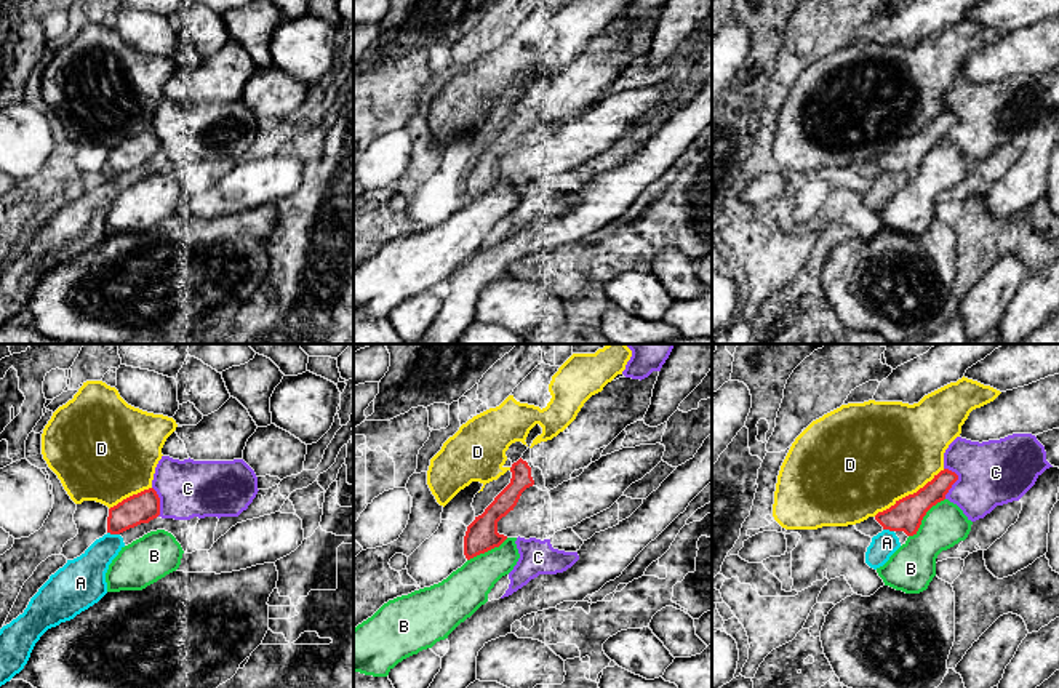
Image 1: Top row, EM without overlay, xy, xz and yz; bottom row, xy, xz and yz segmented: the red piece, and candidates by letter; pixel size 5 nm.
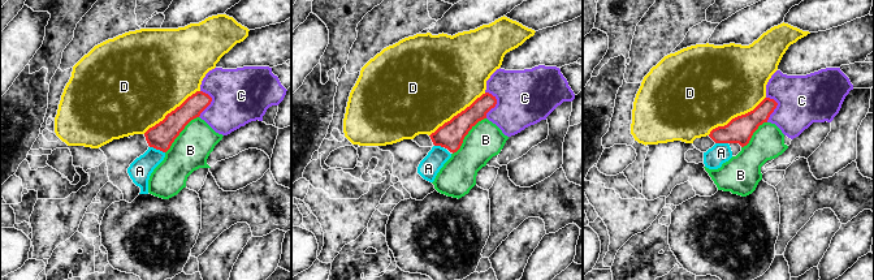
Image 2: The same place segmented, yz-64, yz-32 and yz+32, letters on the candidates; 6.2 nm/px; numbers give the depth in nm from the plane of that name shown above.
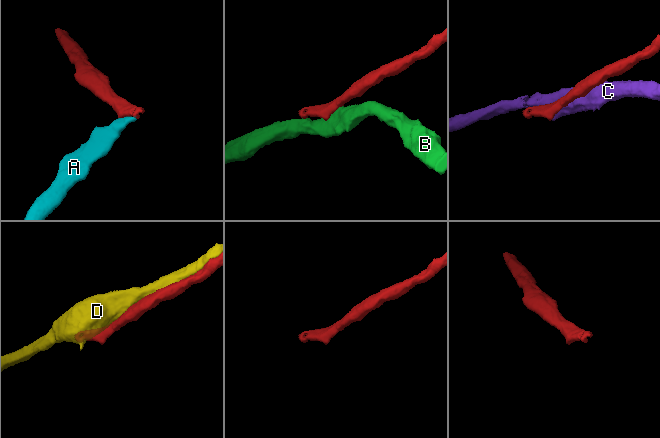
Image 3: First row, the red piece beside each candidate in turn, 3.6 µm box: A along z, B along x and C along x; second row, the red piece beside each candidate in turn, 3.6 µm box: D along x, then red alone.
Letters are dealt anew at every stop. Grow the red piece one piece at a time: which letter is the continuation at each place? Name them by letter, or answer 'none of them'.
none of them

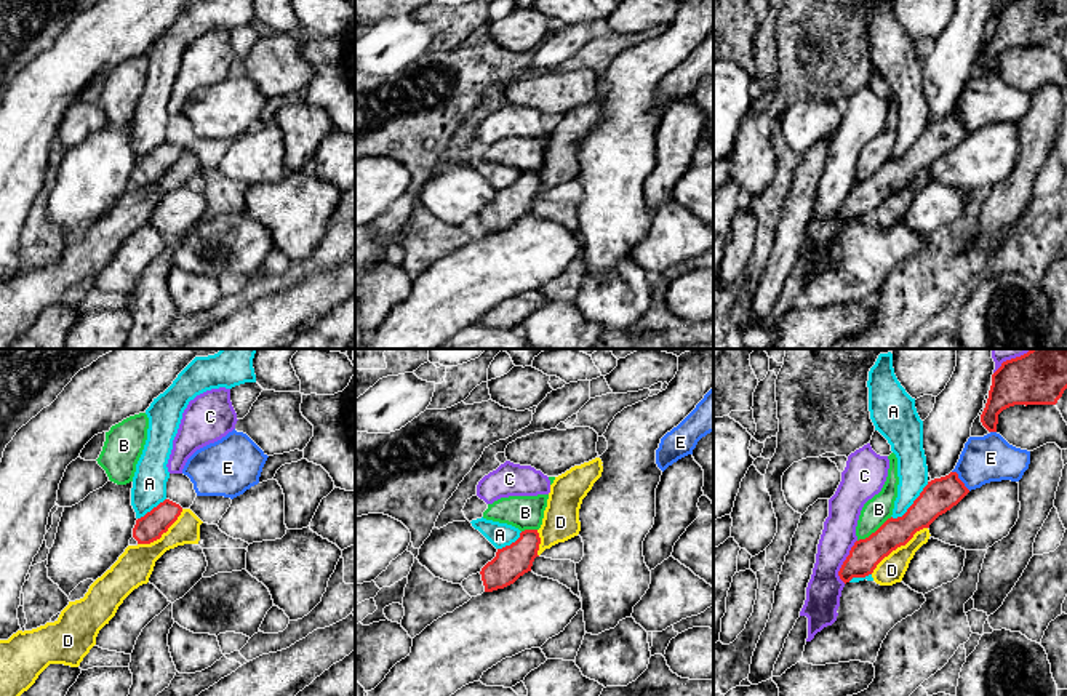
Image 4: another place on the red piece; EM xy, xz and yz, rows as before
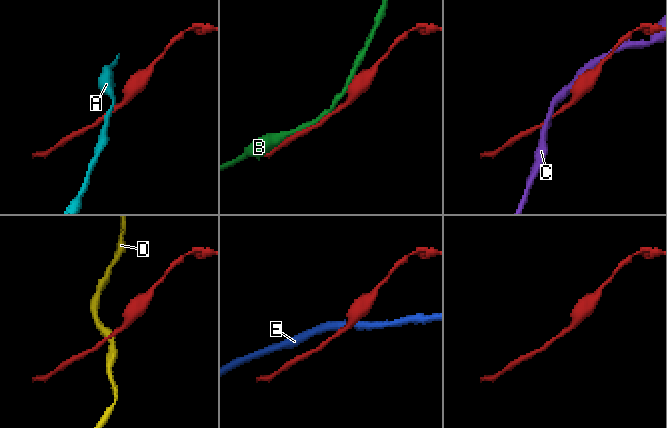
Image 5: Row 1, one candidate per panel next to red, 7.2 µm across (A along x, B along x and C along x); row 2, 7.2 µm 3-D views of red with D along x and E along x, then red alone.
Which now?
none of them

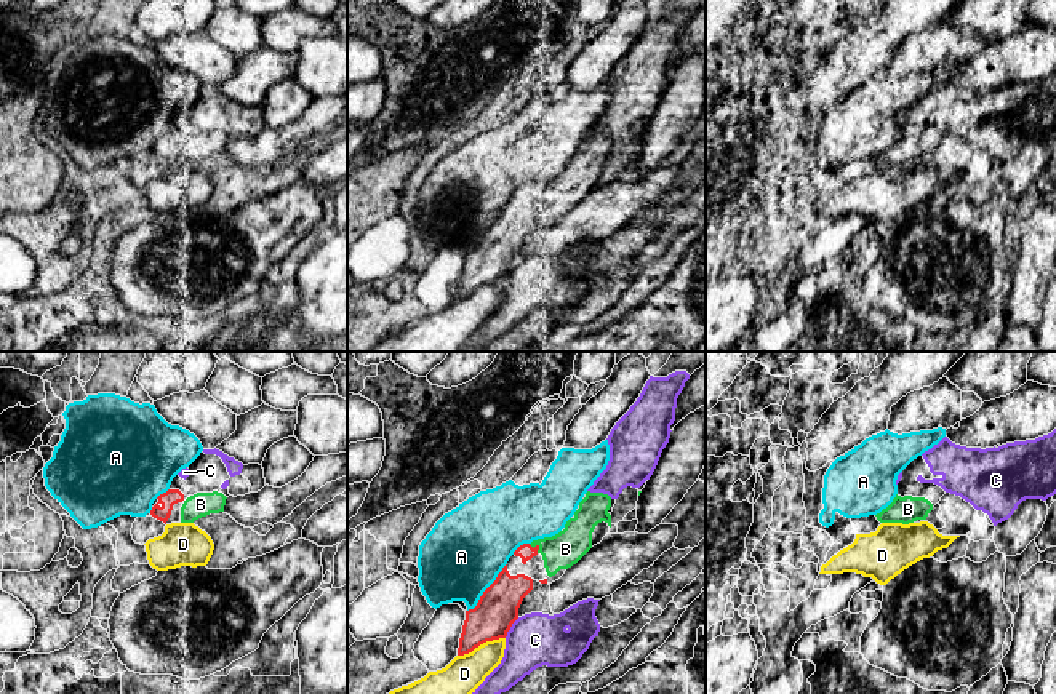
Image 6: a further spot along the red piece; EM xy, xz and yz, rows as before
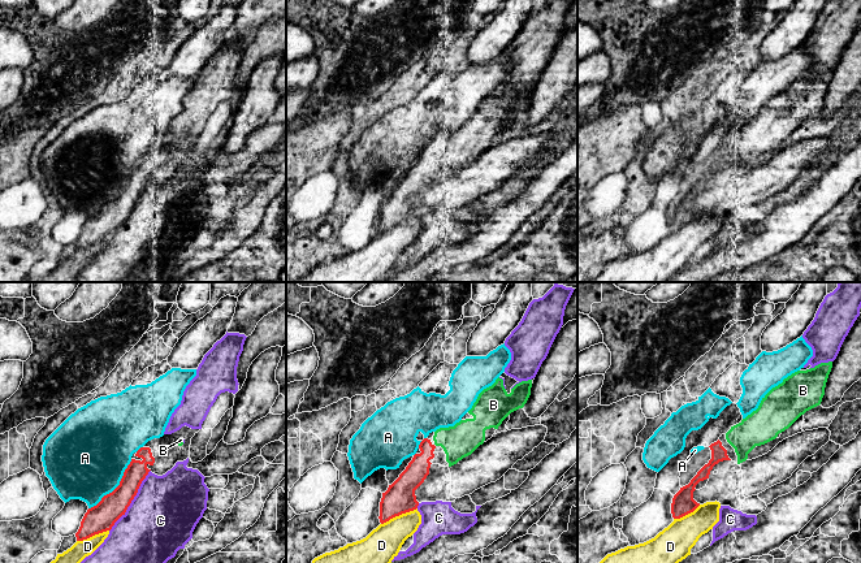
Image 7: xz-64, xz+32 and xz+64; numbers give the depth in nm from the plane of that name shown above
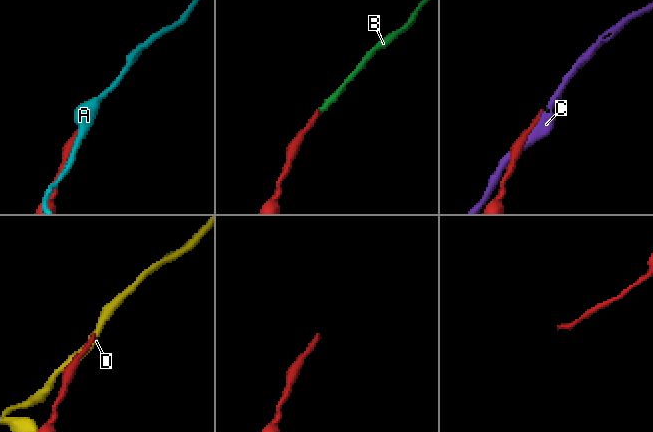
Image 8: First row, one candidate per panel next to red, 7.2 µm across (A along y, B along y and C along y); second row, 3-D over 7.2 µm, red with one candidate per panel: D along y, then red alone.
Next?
B

